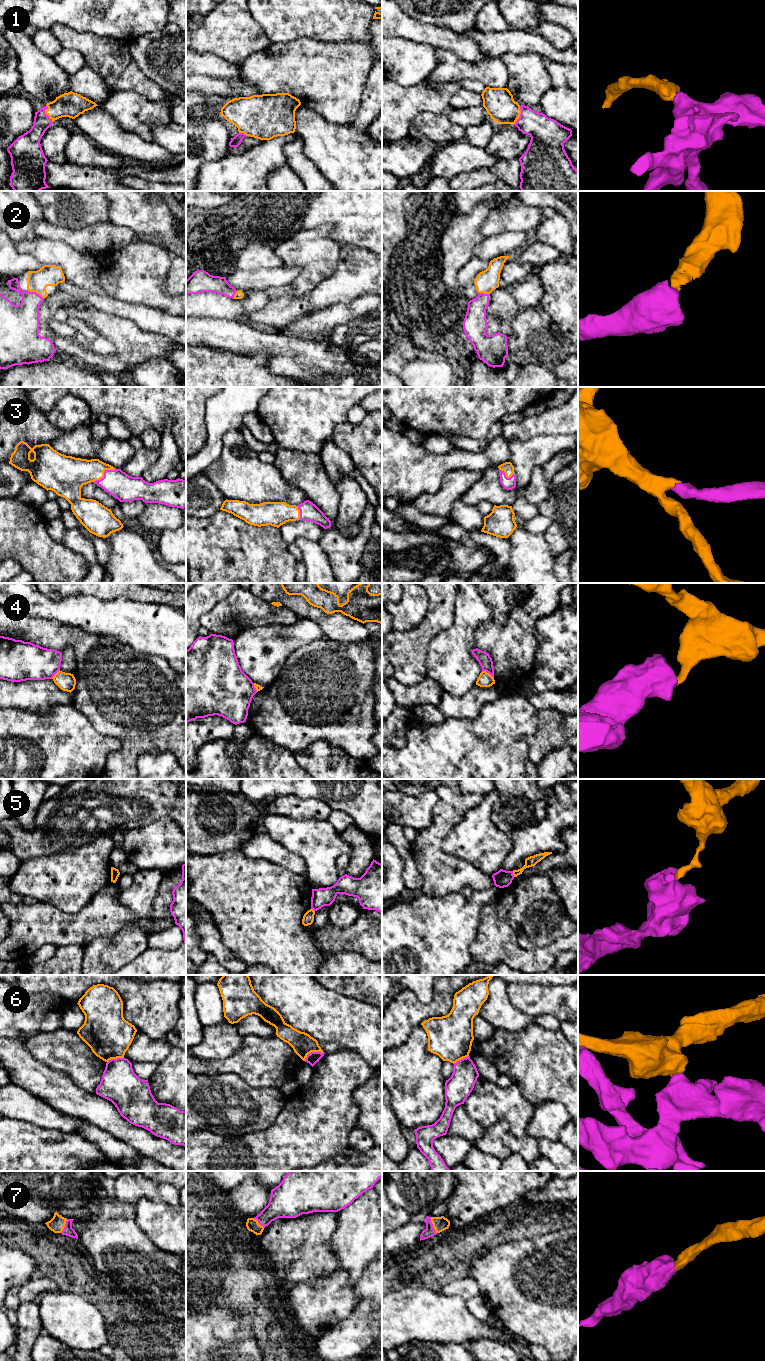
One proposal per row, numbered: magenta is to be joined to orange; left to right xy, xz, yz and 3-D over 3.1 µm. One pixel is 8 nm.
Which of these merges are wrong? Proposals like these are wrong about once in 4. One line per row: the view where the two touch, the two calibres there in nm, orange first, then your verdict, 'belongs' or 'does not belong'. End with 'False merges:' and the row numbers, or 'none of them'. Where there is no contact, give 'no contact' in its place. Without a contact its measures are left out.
1: xy | 200/150 nm | belongs
2: xy | 180/260 nm | belongs
3: xy | 260/220 nm | belongs
4: yz | 110/110 nm | does not belong
5: yz | 80/140 nm | does not belong
6: xz | 180/90 nm | does not belong
7: yz | 120/80 nm | belongs
False merges: 4, 5, 6

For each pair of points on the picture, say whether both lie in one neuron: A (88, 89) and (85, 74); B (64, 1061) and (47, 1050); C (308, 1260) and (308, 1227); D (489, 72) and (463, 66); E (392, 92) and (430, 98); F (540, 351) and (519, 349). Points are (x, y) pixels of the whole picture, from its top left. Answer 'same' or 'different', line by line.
A: same
B: same
C: same
D: same
E: same
F: same

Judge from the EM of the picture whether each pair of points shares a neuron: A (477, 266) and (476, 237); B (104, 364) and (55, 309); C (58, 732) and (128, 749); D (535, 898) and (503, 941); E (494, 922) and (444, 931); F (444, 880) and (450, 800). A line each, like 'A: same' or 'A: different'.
A: different
B: same
C: different
D: different
E: different
F: same

